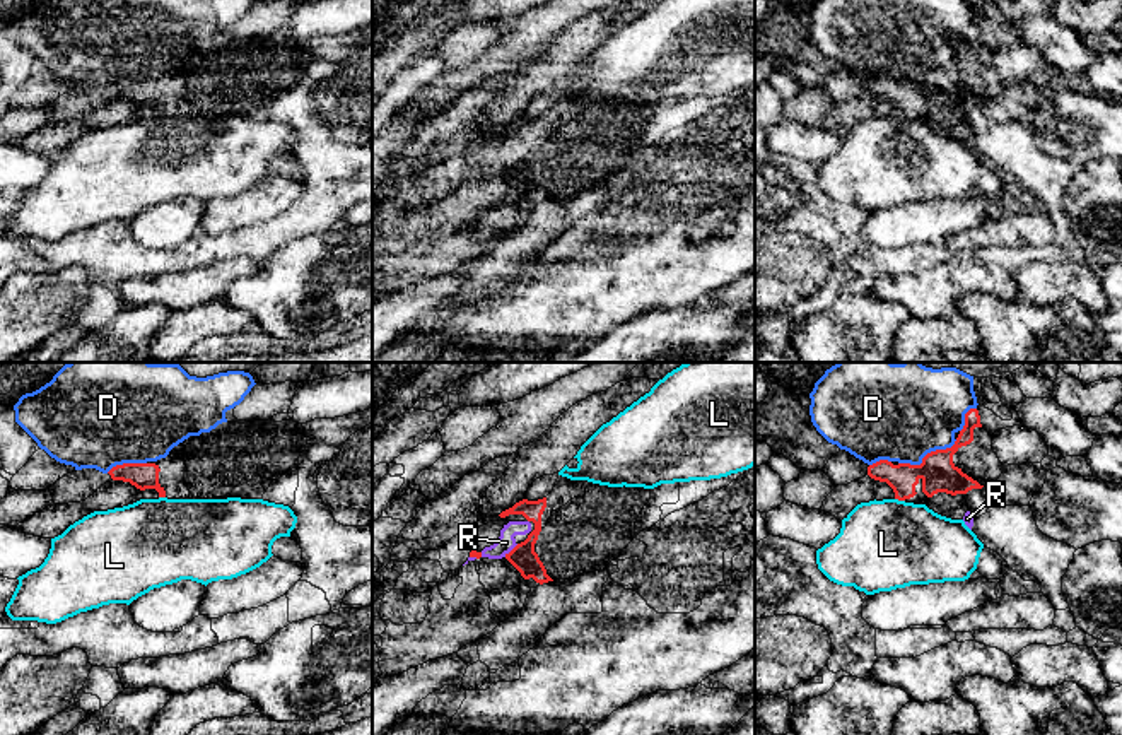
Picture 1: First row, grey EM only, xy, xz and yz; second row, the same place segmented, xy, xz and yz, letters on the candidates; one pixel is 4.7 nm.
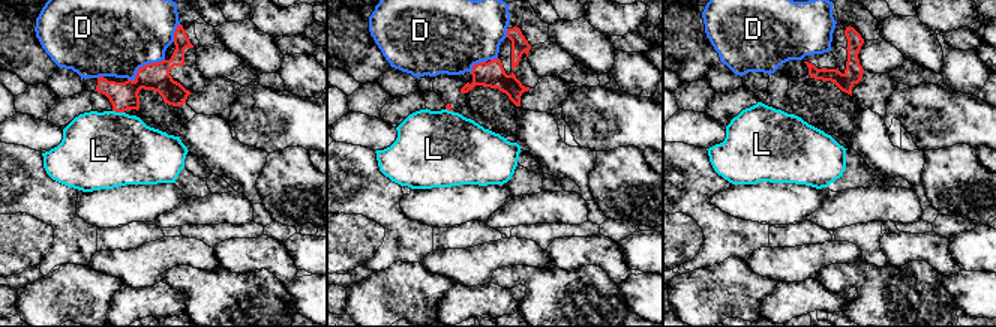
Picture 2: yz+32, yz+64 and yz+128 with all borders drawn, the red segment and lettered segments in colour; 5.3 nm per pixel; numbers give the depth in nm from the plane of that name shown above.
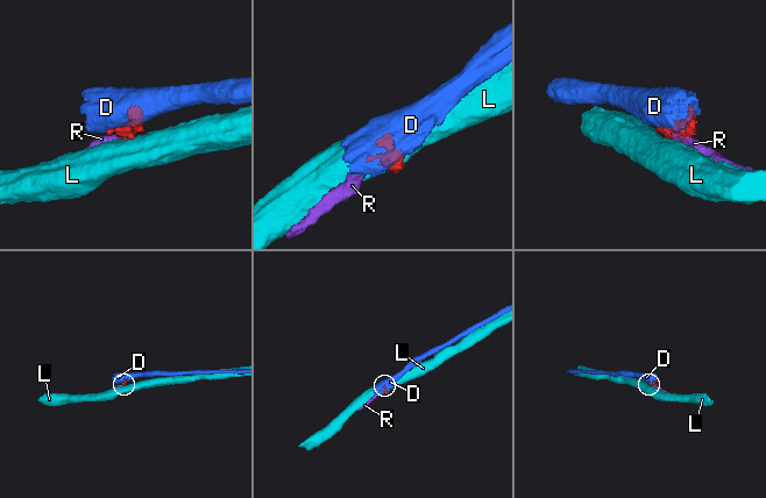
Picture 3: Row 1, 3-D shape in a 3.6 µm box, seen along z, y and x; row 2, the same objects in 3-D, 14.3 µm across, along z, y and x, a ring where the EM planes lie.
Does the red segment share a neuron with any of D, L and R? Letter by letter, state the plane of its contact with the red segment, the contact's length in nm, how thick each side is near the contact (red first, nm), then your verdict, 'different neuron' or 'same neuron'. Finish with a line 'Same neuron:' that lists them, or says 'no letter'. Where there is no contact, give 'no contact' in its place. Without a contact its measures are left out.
D: meets red in yz; contact 300 nm long; 170 nm thick on the red side, 380 nm on the other; different neuron
L: meets red in yz; contact 50 nm long; 170 nm thick on the red side, 420 nm on the other; different neuron
R: meets red in xz; contact 90 nm long; 120 nm thick on the red side, 90 nm on the other; same neuron
Same neuron: R

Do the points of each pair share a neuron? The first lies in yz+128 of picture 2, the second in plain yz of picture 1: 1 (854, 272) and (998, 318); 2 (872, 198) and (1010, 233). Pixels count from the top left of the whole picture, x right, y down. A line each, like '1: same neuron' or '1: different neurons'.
1: same neuron
2: same neuron

